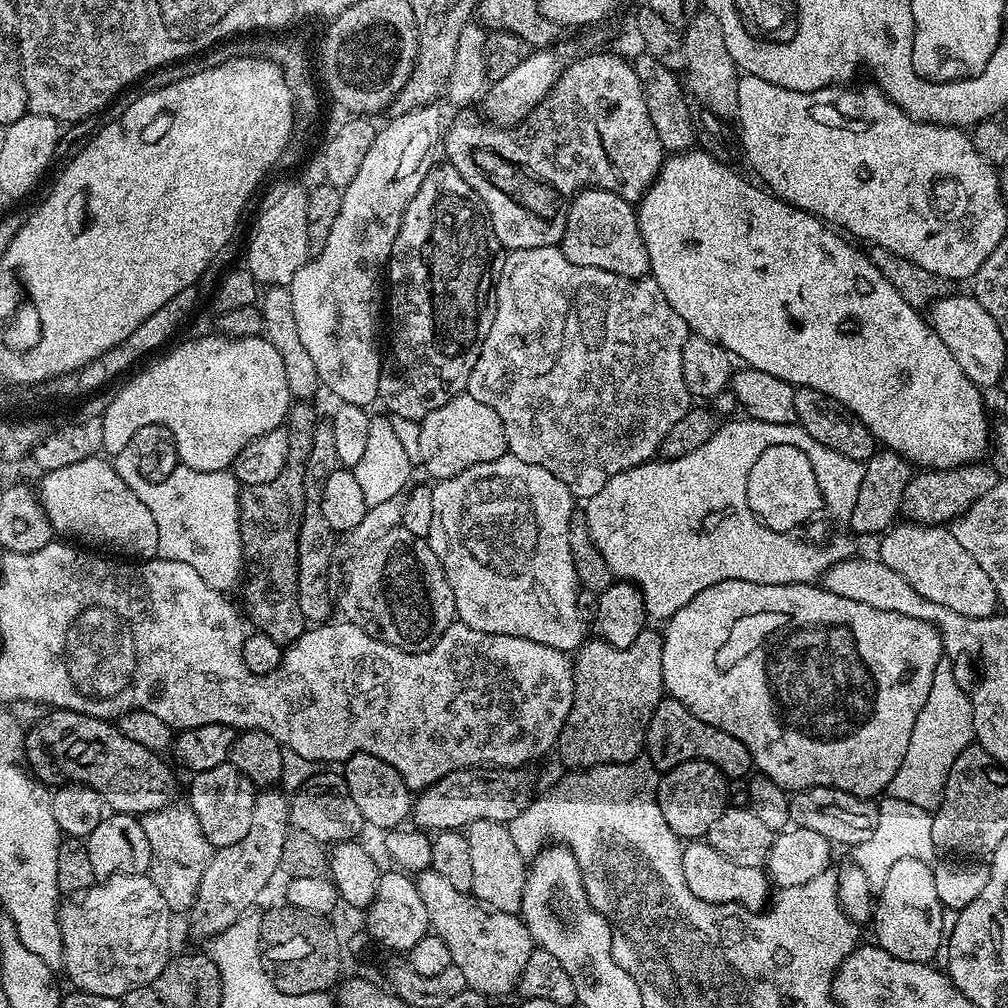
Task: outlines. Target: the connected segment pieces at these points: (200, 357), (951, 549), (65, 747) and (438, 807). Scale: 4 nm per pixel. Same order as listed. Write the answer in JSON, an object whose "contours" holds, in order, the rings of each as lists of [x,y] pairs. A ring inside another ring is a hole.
{"contours":[[[[223,334],[215,335],[216,336],[200,336],[197,340],[188,340],[185,344],[178,345],[173,352],[165,351],[163,353],[165,356],[162,357],[161,360],[153,359],[151,361],[153,364],[150,365],[141,376],[134,377],[132,384],[125,386],[124,392],[115,393],[114,398],[110,400],[107,406],[106,414],[99,417],[102,422],[102,442],[104,443],[104,448],[107,449],[107,451],[110,450],[109,453],[115,454],[121,452],[123,448],[129,447],[134,438],[134,434],[138,434],[138,430],[142,426],[164,424],[170,430],[170,434],[174,434],[176,454],[179,463],[183,465],[183,467],[193,468],[199,472],[222,472],[231,469],[236,455],[250,442],[254,442],[254,438],[258,438],[270,430],[279,428],[285,423],[293,395],[286,382],[286,369],[282,366],[282,354],[278,354],[278,350],[274,350],[274,346],[270,346],[270,342],[265,340],[263,335],[255,336],[254,338],[238,338],[237,340],[230,340]]],[[[900,522],[883,533],[878,543],[879,560],[890,566],[890,570],[902,574],[902,578],[922,594],[922,598],[970,618],[997,615],[996,587],[994,582],[990,582],[990,574],[986,574],[970,554],[966,554],[966,546],[959,544],[958,538],[954,538],[947,527]]],[[[52,710],[47,714],[49,716],[42,717],[32,729],[27,729],[24,738],[27,765],[45,784],[52,786],[60,781],[85,784],[104,799],[105,805],[112,812],[129,814],[157,812],[160,808],[167,808],[177,799],[176,776],[161,753],[146,750],[146,746],[138,746],[138,742],[126,738],[126,734],[122,734],[115,723],[100,720],[96,716],[67,710]]],[[[477,766],[454,770],[438,782],[423,789],[415,797],[412,805],[411,823],[417,829],[429,833],[460,830],[473,824],[476,820],[489,820],[499,824],[508,824],[522,810],[526,810],[534,799],[532,792],[532,776],[527,767],[523,768],[493,768]]]]}

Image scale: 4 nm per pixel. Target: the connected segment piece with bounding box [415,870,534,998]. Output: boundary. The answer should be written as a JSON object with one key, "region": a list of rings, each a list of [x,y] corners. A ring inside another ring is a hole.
{"region":[[[421,872],[415,881],[418,895],[426,904],[431,931],[446,942],[446,950],[450,950],[452,962],[462,970],[468,987],[489,998],[504,996],[511,988],[513,991],[534,947],[523,919],[511,912],[493,912],[479,900],[470,898],[469,893],[454,890],[437,872]]]}

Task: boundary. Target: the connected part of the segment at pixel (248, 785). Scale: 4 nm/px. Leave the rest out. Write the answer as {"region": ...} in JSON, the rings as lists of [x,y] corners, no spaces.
{"region":[[[232,763],[214,766],[214,770],[202,770],[191,777],[187,803],[194,810],[198,822],[213,849],[234,846],[250,831],[250,817],[254,811],[254,798],[258,788],[246,774],[238,771]]]}

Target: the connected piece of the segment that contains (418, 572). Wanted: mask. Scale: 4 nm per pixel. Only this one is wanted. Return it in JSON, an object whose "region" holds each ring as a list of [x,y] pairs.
{"region":[[[395,528],[359,549],[344,568],[344,585],[338,590],[343,619],[366,630],[375,640],[407,652],[433,648],[457,619],[450,582],[427,539]]]}

